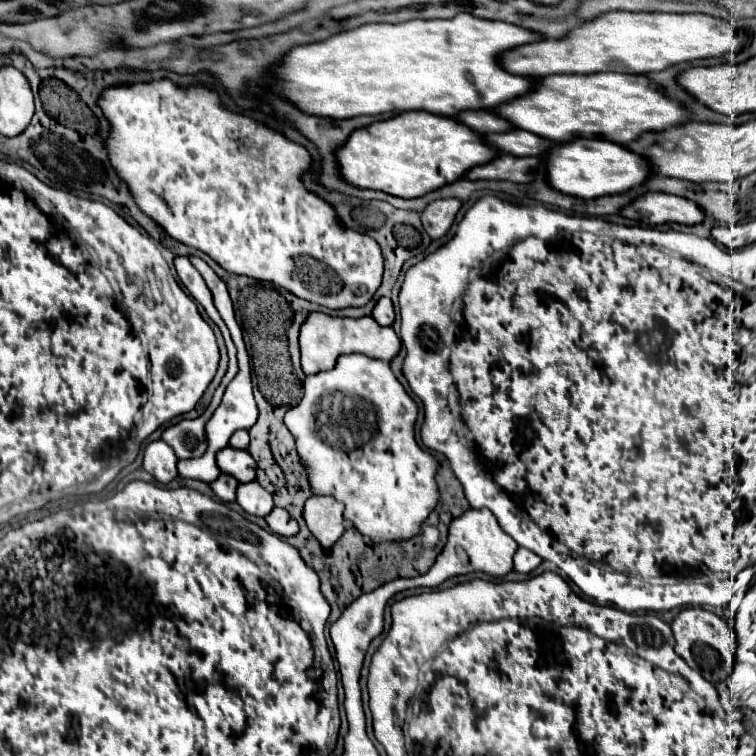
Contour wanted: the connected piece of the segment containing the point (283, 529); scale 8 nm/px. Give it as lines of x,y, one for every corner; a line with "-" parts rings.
273,508
271,514
265,516
265,522
269,524
271,532
275,532
279,536
295,536
299,532
297,522
283,508

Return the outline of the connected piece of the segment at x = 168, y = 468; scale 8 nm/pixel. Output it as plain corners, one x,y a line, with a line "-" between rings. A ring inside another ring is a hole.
151,442
145,448
143,456
143,470
149,472
159,484
169,484
173,478
177,478
177,458
175,452
163,442

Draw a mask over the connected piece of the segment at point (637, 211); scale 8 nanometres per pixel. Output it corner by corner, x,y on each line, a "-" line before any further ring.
647,192
645,196
637,198
633,204
623,208
621,214
625,218
641,220
647,224
677,222
677,224
693,226
707,220
707,212
701,206
695,206
693,200
685,200
681,196
671,196
661,192

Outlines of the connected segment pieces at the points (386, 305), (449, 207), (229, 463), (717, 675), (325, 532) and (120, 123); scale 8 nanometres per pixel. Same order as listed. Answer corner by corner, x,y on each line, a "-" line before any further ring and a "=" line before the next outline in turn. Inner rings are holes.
381,298
373,310
373,318
381,324
381,326
391,326
395,320
395,310
389,298
=
441,198
441,200
431,202
421,212
421,220
423,220
425,232
433,240
443,238
449,232
451,224
453,224
453,220
455,220
455,216
459,212
459,208
461,208
461,202
457,198
=
231,446
223,448
217,452
217,466
223,474
233,476
241,484
255,480
255,460
247,450
235,450
=
687,608
677,614
677,618
671,622
673,634
675,634
675,652
693,668
697,670
705,680
711,684
723,682
731,676
735,666
735,652
737,652
737,638
733,628
721,620
717,614
709,610
699,608
-
733,634
733,638
731,638
=
311,496
305,502
303,518
311,534
321,542
323,548
331,548
343,534
343,504
329,496
=
161,78
113,86
105,88
97,104
101,104
101,112
105,112
113,128
105,138
105,150
113,170
125,180
137,206
173,240
205,252
231,274
273,282
297,298
329,310
365,306
373,298
383,276
381,248
371,236
345,228
337,218
335,206
303,186
301,176
311,170
306,148
262,122
231,112
223,106
219,92
207,84
181,88
169,78
-
237,138
245,140
245,148
237,144

